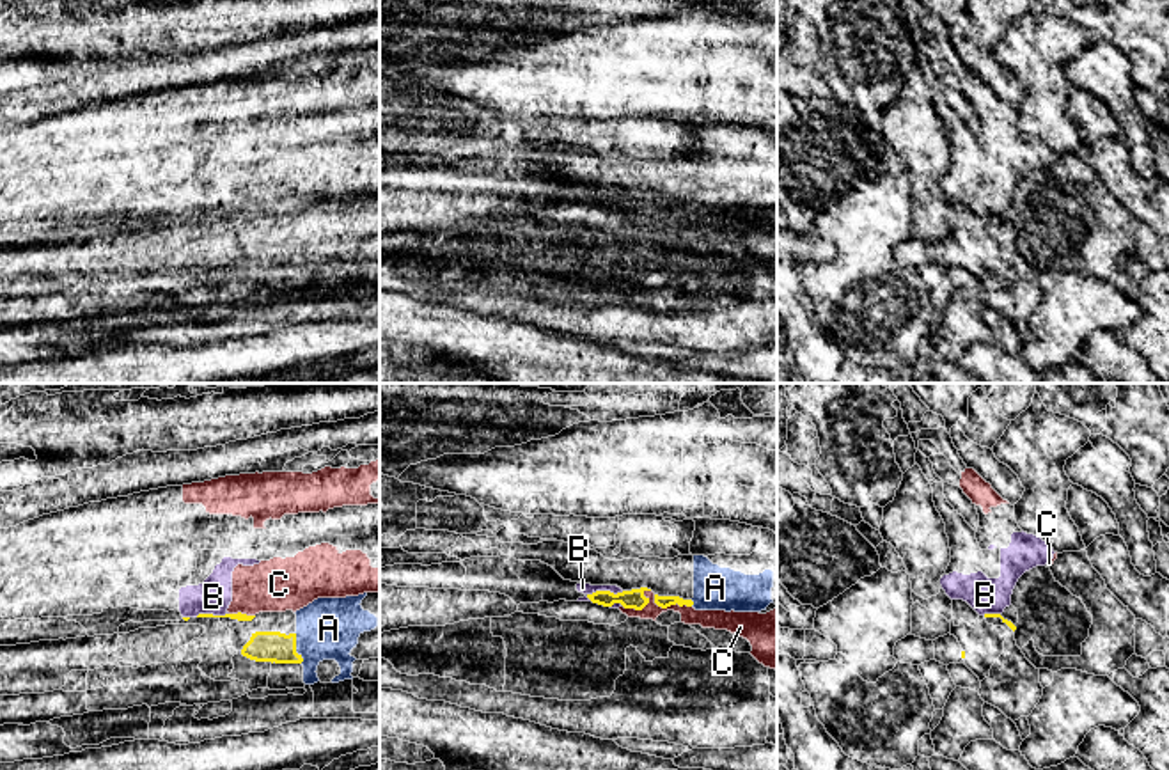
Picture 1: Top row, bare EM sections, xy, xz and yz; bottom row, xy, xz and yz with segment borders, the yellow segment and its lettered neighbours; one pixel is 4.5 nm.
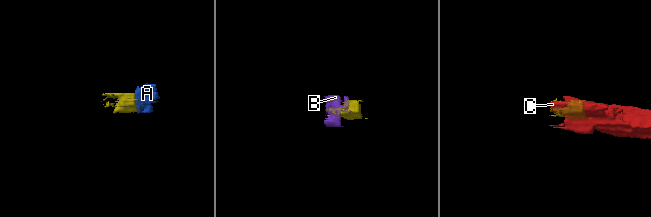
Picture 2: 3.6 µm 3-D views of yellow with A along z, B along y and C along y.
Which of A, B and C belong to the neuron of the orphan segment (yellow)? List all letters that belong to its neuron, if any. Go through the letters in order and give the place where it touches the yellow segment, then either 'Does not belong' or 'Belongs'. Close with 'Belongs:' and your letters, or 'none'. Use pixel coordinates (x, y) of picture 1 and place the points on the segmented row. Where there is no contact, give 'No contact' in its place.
A: Touches yellow at xy (295, 648). Belongs
B: Touches yellow at xz (604, 591). Does not belong
C: Touches yellow at xz (643, 607). Does not belong
Belongs: A

